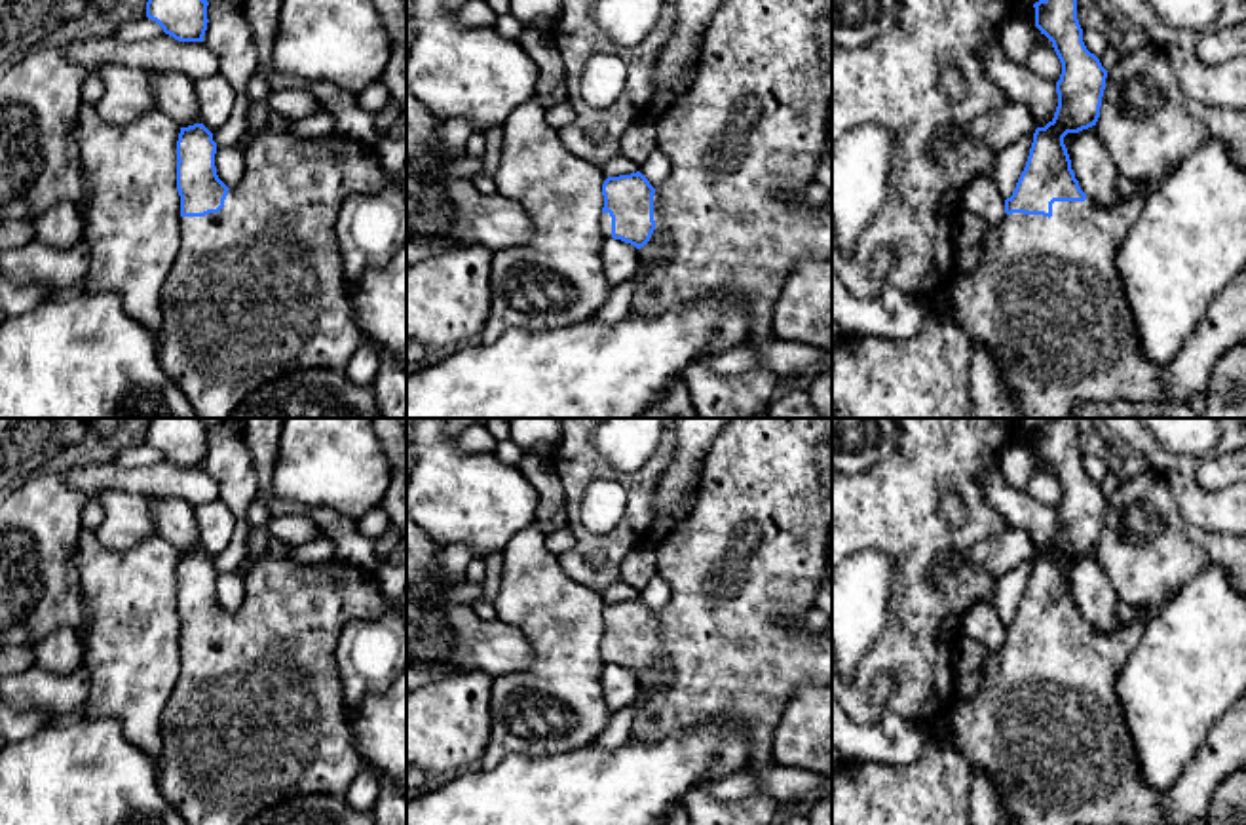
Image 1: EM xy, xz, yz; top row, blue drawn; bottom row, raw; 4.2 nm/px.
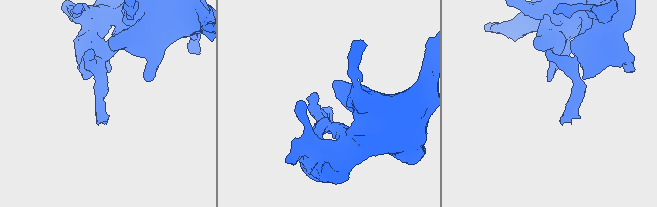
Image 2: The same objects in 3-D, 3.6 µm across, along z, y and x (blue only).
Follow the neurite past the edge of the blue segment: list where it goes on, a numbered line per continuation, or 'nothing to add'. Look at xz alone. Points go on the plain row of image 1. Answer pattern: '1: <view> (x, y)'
1: xz (753, 548)

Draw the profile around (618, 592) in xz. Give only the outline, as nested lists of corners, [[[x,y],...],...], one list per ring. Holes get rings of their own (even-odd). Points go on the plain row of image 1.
[[[615,582],[610,587],[606,587],[600,593],[600,597],[608,604],[608,603],[619,603],[619,601],[636,599],[636,597],[640,597],[640,591],[631,587],[631,585],[627,585],[627,584],[623,584],[623,582]]]

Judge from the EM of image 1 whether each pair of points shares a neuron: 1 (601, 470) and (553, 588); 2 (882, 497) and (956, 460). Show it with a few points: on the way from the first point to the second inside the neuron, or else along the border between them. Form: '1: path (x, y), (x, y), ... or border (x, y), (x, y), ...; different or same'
1: border (557, 557), (557, 563), (570, 578), (599, 594); different
2: path (901, 491), (931, 460), (937, 460); same

